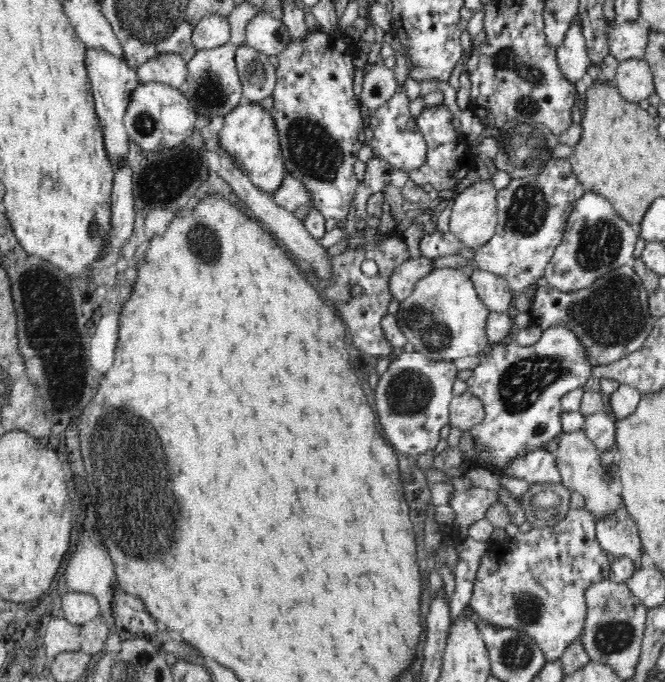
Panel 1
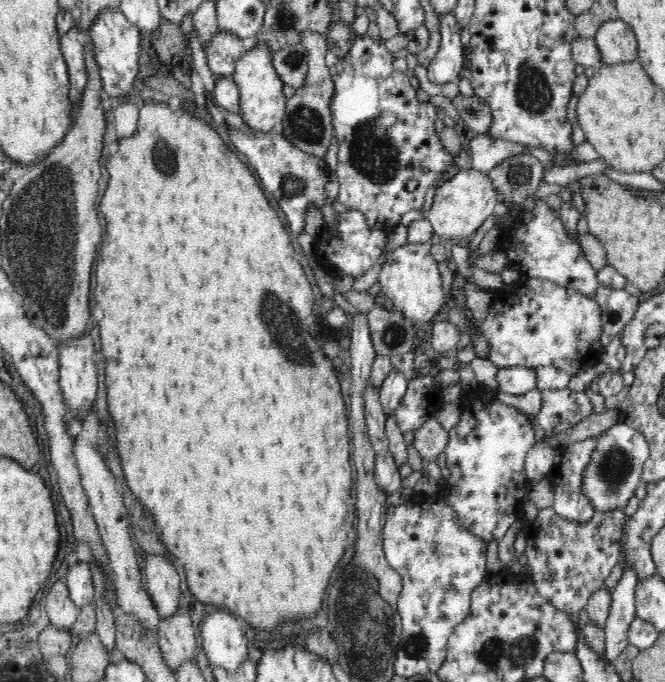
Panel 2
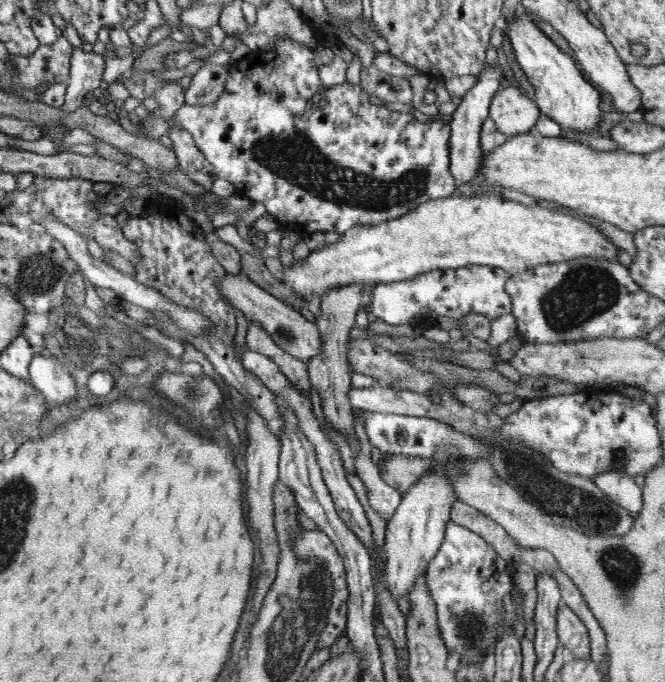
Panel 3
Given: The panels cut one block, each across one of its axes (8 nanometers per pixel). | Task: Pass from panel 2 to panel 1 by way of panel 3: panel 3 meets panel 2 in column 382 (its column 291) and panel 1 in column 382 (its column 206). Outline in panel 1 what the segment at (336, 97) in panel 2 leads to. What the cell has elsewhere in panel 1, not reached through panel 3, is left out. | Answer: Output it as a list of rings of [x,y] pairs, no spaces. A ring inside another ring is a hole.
[[[398,84],[390,100],[372,113],[371,119],[377,122],[376,128],[369,128],[372,151],[374,156],[384,159],[392,167],[392,171],[402,170],[408,173],[416,170],[425,163],[428,155],[428,146],[417,126],[417,119],[410,113],[409,104],[405,87]]]

